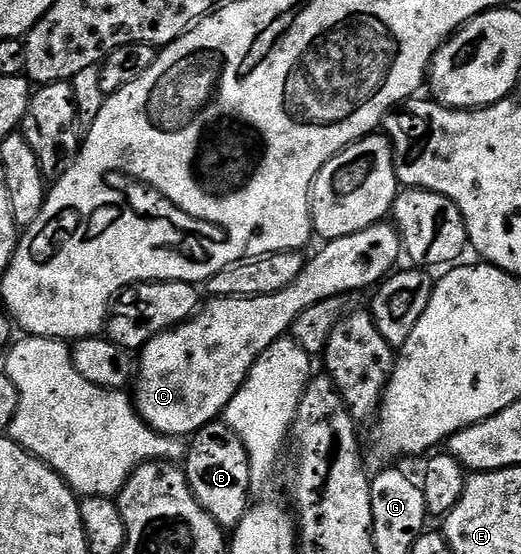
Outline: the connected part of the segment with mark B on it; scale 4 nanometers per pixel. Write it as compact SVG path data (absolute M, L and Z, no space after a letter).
M219 419L198 429L185 449L185 472L197 503L201 503L205 511L209 511L220 529L234 530L249 508L247 496L252 496L253 493L249 455L239 436Z

